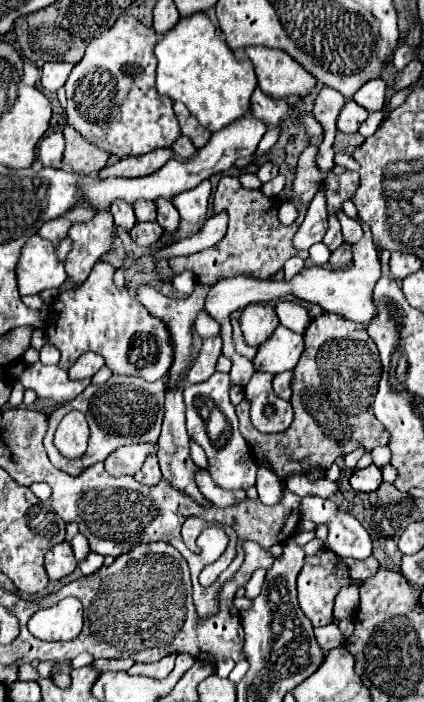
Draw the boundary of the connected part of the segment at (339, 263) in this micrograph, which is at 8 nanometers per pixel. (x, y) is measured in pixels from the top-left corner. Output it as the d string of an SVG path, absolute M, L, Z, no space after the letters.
M342 243L338 249L332 251L328 263L330 263L334 269L336 269L336 267L344 267L344 265L346 265L346 259L348 259L348 257L346 257L348 251L350 251L350 243Z

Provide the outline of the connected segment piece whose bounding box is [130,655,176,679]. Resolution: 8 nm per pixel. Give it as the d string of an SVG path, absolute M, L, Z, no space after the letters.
M166 655L158 663L152 663L148 667L144 665L144 673L142 671L136 671L136 667L142 667L142 665L134 665L130 669L130 673L140 673L144 677L154 677L154 679L166 679L172 673L172 669L174 669L174 659L176 659L176 655Z

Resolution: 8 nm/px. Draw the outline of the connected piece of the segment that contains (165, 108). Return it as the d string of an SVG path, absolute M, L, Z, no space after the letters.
M120 15L116 23L98 39L92 39L86 47L86 53L80 63L74 65L64 89L68 97L66 105L66 121L74 127L86 141L108 151L118 159L126 159L130 155L144 155L160 147L170 147L182 133L178 119L172 111L170 97L164 97L154 87L156 75L156 57L154 45L158 43L158 35L152 27L142 25L132 15Z

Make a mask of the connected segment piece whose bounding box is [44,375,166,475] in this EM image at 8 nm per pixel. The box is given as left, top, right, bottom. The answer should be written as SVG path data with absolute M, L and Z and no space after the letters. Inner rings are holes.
M112 375L102 385L86 387L74 401L56 409L48 417L50 427L48 427L48 433L44 437L44 447L46 447L46 453L52 461L52 465L66 471L66 473L76 475L76 473L84 471L86 467L90 467L98 461L104 461L104 457L108 457L108 453L112 453L118 447L124 447L128 443L138 443L138 441L156 441L160 437L160 427L162 427L162 419L164 419L164 395L166 395L164 381L148 383L140 377L124 377L124 375ZM72 409L82 411L88 419L88 425L90 425L88 451L78 459L66 459L54 447L54 431L58 427L60 419Z

